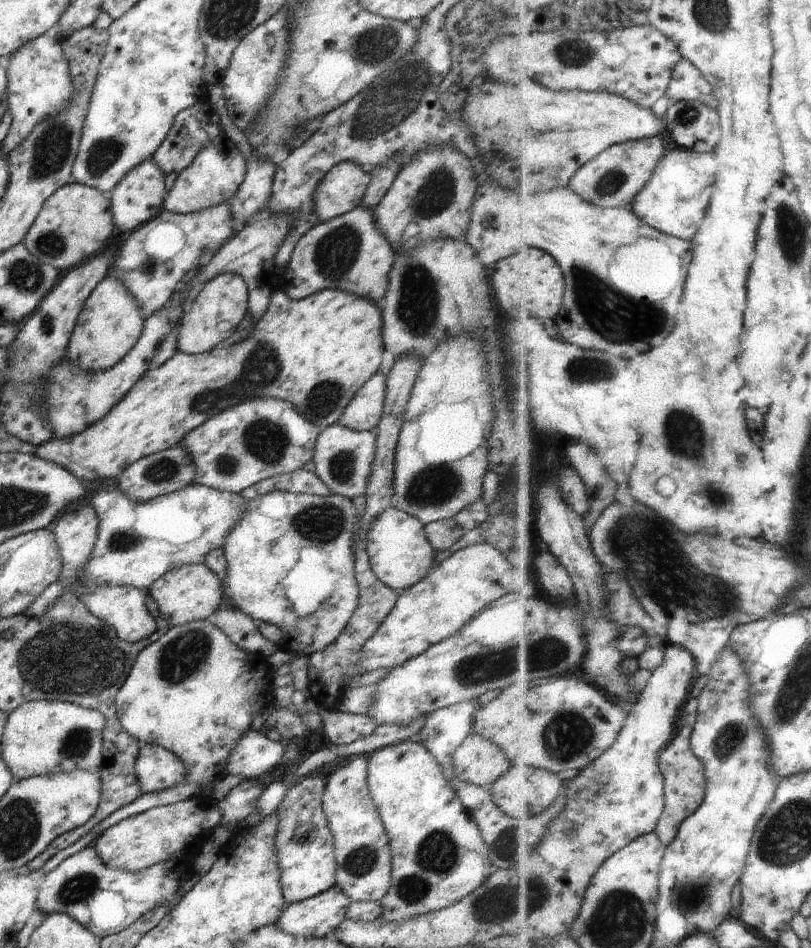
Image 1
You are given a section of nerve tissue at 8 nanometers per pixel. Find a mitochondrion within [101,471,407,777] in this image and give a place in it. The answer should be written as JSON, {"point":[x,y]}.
{"point":[180,659]}

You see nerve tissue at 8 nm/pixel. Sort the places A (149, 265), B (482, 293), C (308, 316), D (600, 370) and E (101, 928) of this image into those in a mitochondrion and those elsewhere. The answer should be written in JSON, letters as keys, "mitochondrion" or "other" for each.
{"A":"mitochondrion","B":"other","C":"other","D":"mitochondrion","E":"other"}

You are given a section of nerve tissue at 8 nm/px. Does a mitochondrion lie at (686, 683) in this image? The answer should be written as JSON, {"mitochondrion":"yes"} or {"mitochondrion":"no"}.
{"mitochondrion":"no"}

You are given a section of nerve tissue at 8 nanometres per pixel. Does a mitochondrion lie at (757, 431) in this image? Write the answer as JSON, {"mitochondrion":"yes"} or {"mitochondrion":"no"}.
{"mitochondrion":"no"}

